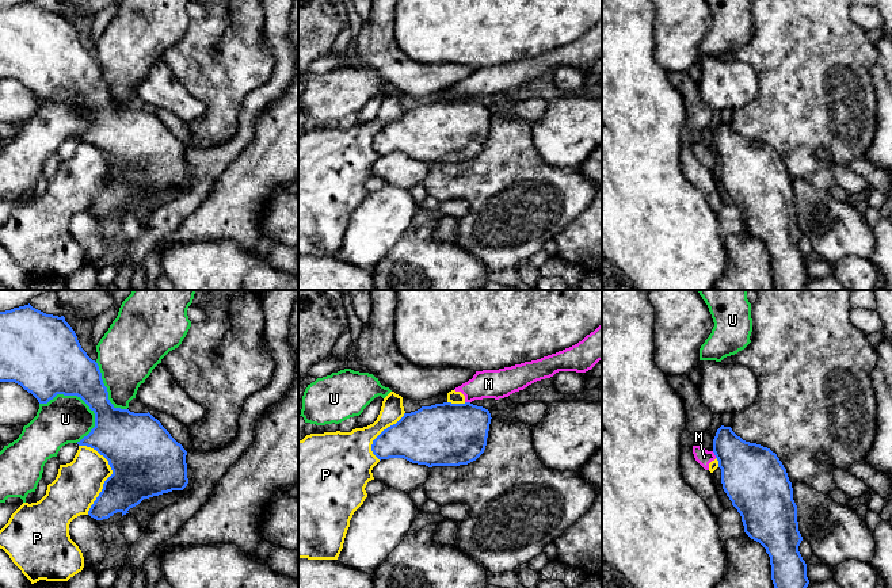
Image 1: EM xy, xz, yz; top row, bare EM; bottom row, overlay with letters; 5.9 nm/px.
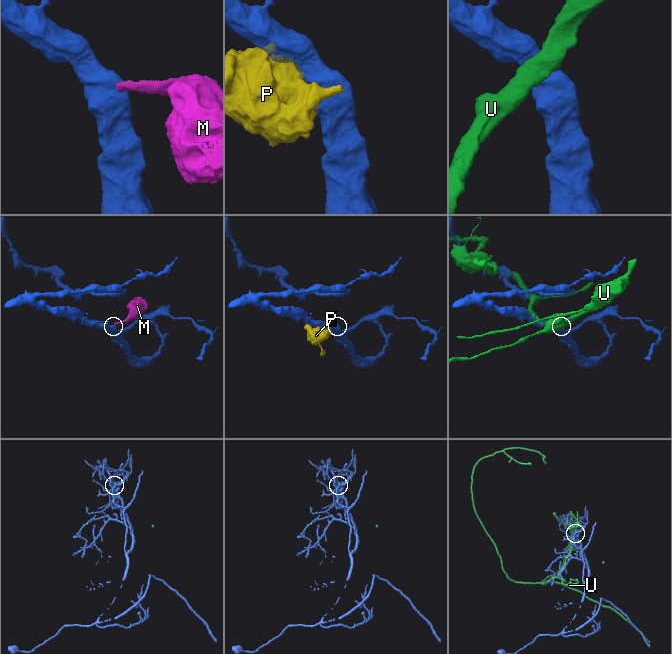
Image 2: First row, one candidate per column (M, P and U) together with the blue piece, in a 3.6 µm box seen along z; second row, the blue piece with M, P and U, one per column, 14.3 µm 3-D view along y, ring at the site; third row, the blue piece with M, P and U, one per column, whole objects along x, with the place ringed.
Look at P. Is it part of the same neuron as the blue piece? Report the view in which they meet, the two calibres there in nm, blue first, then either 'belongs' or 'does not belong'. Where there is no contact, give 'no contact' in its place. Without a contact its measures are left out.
contact in xy; calibres 420 and 280 nm; does not belong

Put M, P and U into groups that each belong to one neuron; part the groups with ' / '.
M P / U

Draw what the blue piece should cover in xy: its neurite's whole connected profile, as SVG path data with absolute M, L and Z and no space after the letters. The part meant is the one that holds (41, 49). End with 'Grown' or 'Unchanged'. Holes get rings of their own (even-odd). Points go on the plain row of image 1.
M30 0L0 8L0 79L20 81L39 100L47 100L57 91L77 92L95 110L95 123L77 141L103 152L113 171L91 202L91 214L103 217L117 209L123 213L144 195L187 183L187 148L149 108L134 110L110 99L98 60L81 45L64 12L46 11Z. Unchanged

